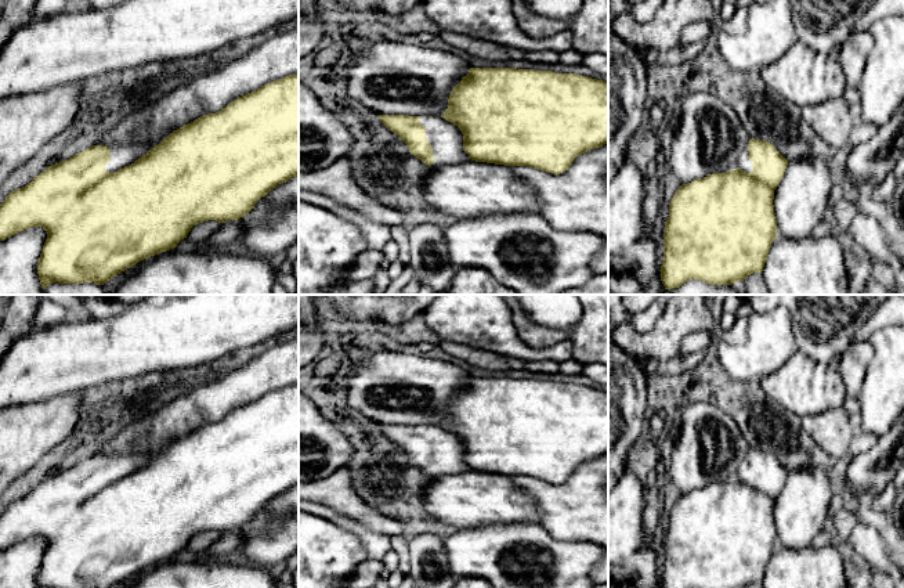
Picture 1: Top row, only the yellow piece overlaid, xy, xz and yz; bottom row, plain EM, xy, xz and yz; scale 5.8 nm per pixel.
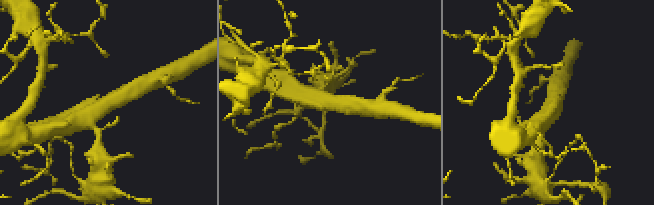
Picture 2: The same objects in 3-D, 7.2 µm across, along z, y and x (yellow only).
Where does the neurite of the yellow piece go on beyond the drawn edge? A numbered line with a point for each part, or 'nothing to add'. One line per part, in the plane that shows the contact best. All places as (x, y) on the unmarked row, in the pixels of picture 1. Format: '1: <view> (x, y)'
1: xy (120, 465)

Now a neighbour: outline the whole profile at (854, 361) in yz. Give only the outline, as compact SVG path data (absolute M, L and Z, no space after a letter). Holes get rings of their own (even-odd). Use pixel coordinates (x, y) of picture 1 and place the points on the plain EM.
M857 339L843 353L838 371L843 380L847 397L858 398L865 371L874 357L874 347L869 339Z

